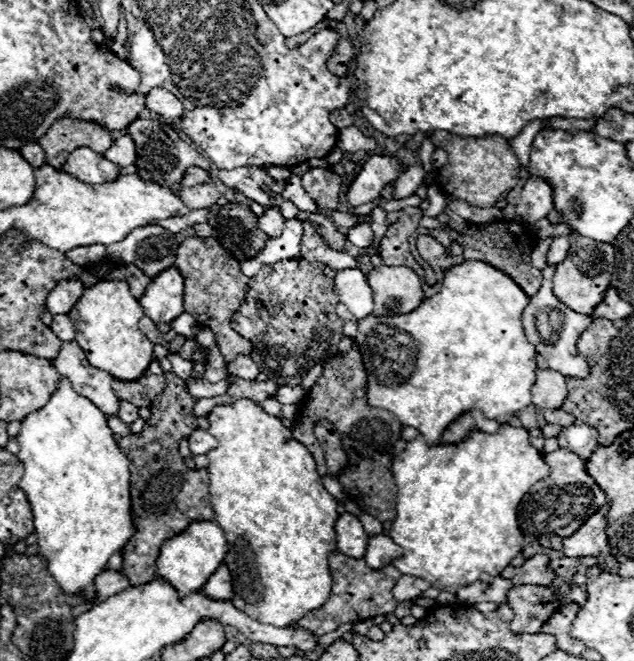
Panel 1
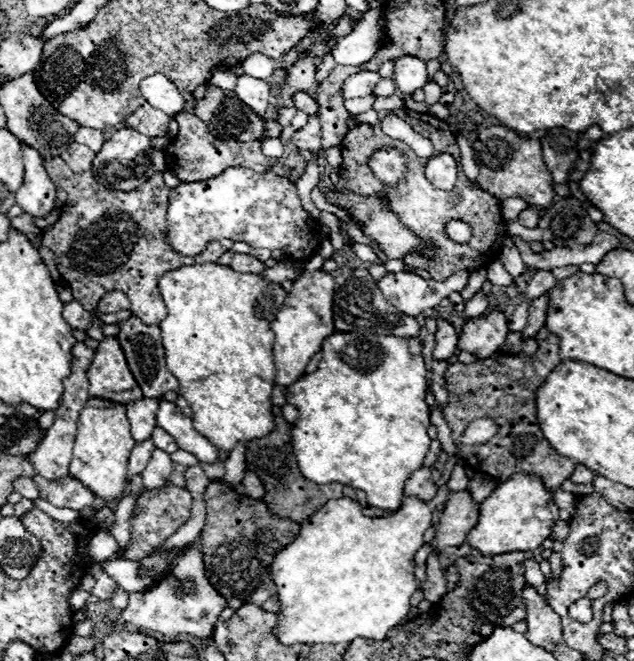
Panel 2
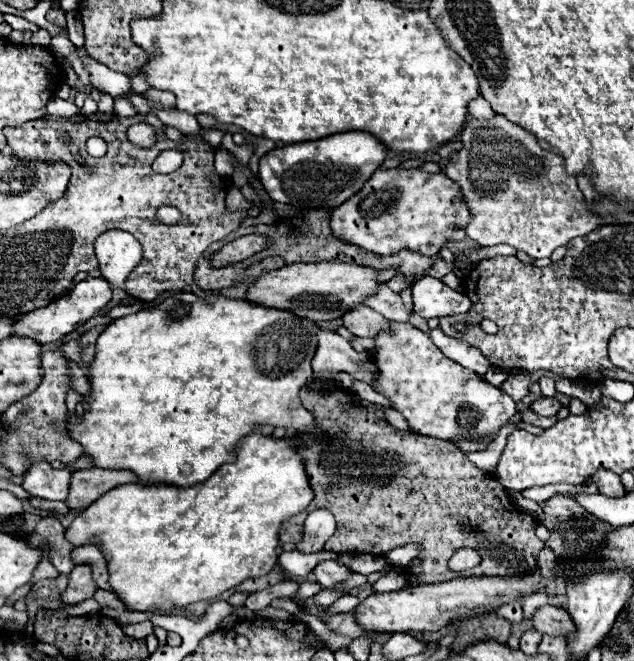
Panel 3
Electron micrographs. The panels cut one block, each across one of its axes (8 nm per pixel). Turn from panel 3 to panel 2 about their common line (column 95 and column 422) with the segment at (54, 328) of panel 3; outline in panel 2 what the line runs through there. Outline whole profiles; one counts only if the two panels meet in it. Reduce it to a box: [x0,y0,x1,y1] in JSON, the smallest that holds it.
[378,272,470,318]

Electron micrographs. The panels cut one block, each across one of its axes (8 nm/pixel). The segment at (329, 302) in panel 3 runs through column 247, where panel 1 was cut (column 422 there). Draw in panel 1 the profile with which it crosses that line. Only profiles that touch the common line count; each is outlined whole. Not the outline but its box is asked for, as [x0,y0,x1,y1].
[368,266,422,316]

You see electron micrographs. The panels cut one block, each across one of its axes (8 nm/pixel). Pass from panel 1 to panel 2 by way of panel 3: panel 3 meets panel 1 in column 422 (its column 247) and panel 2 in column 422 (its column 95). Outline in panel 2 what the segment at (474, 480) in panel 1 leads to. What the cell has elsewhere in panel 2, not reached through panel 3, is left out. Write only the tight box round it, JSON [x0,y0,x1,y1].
[272,500,432,644]

